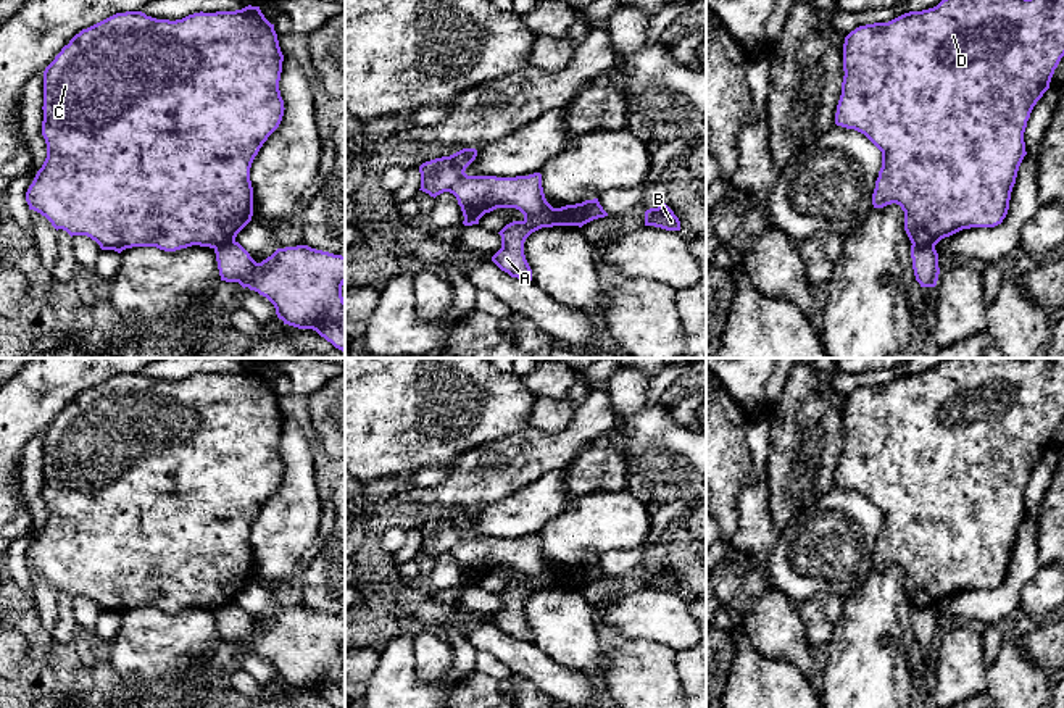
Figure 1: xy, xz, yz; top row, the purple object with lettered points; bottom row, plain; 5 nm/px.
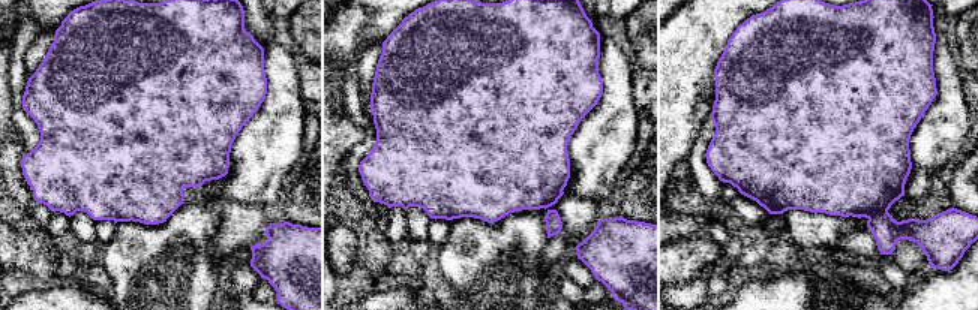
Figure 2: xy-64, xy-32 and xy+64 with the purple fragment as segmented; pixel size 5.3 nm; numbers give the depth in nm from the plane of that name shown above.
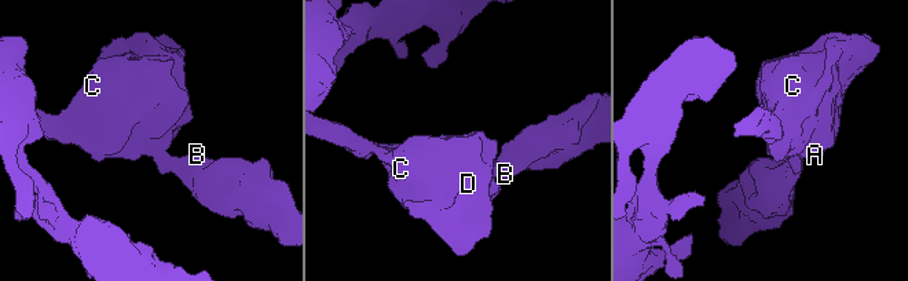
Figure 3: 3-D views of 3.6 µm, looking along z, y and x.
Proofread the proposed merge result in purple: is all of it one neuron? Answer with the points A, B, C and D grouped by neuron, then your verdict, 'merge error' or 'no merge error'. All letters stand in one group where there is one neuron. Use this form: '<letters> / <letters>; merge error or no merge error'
A C D / B; merge error

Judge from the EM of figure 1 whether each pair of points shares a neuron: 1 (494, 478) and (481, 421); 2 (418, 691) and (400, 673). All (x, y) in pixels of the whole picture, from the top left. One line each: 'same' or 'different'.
1: different
2: same

